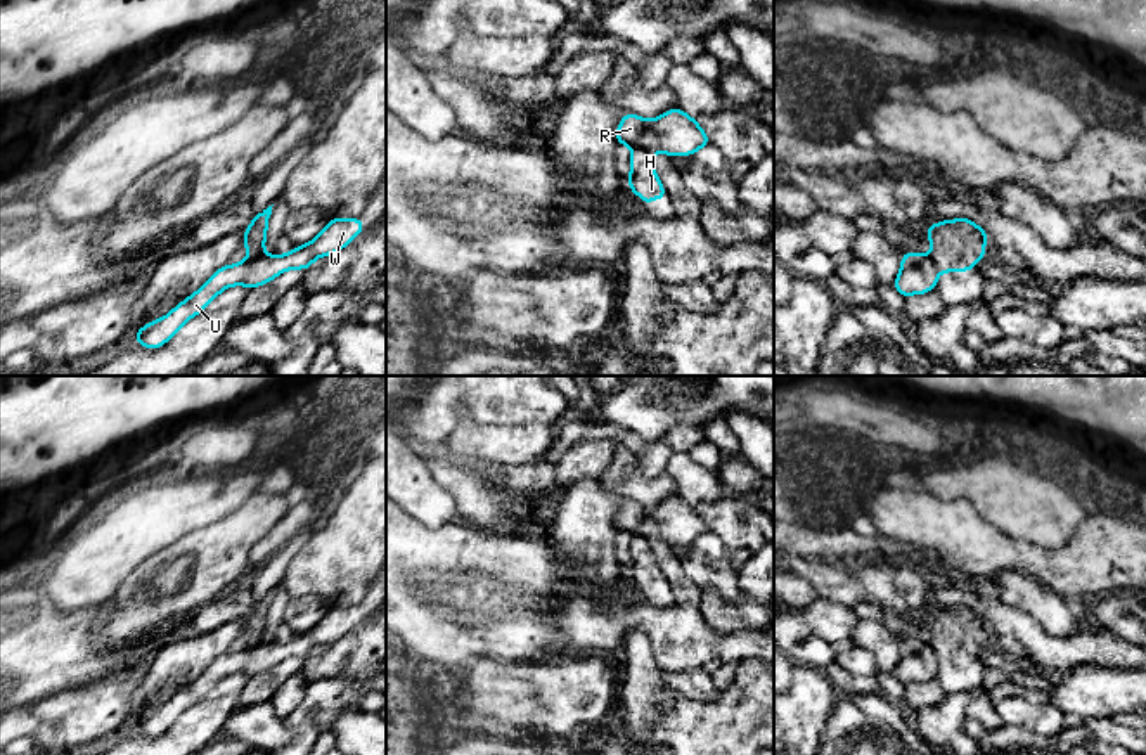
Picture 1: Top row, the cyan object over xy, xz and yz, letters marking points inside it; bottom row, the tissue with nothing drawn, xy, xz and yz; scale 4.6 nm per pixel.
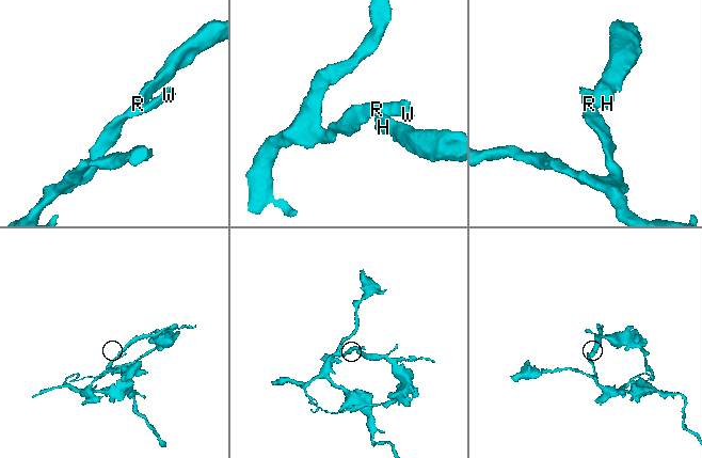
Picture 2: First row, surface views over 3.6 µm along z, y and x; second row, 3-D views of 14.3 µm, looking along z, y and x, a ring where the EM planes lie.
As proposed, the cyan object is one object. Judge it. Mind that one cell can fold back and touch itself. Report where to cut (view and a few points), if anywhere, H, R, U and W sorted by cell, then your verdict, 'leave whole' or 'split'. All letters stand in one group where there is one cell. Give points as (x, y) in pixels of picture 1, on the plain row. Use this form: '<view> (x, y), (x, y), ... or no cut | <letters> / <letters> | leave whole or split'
xz (634, 535), (644, 535), (651, 541) | H / R U W | split

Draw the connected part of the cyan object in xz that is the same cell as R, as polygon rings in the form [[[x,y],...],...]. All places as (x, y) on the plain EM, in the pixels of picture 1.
[[[679,495],[668,497],[656,507],[644,507],[634,500],[625,500],[615,525],[620,533],[646,537],[647,540],[665,540],[666,544],[692,544],[710,526],[694,506]]]

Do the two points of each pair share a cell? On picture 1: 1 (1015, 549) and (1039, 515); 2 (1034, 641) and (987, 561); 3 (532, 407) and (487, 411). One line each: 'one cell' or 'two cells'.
1: two cells
2: two cells
3: one cell

